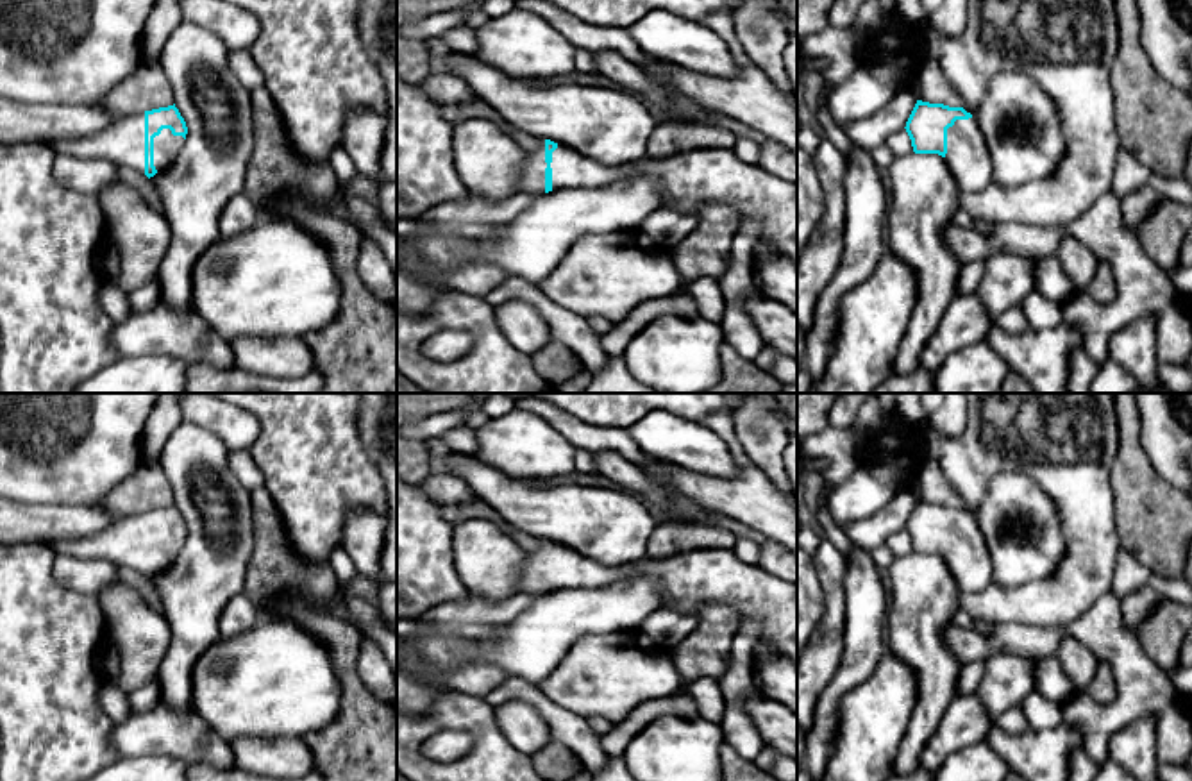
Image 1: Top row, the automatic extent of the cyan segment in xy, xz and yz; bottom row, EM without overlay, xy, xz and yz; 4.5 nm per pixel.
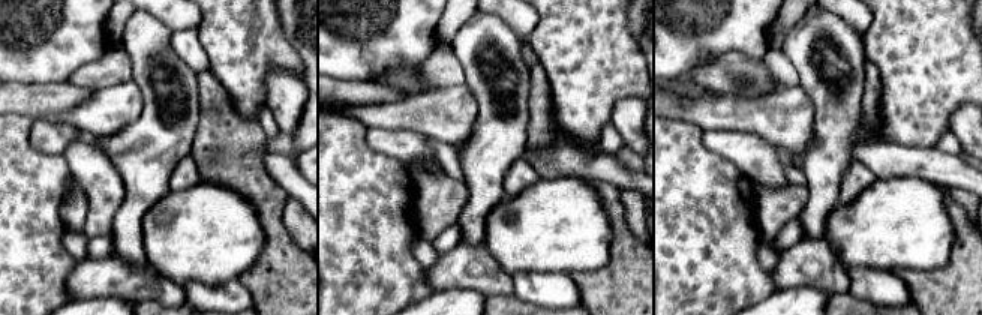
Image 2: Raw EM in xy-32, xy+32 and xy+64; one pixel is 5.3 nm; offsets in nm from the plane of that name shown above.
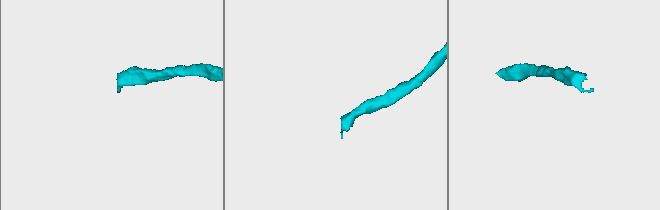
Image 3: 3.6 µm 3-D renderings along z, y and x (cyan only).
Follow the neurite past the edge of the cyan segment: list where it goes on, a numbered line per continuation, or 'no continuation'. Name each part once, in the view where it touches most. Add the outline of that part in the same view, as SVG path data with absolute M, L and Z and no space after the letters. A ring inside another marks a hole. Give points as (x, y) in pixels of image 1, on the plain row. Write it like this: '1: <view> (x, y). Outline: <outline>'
1: xz (531, 579). Outline: M538 540L534 550L525 552L525 561L518 579L516 593L545 593L545 540Z

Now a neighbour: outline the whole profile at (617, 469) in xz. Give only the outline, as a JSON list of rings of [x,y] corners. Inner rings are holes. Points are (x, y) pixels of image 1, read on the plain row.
[[[602,450],[593,454],[595,466],[618,488],[636,495],[642,500],[651,500],[665,511],[672,511],[677,499],[670,488],[656,477],[645,474],[640,466],[627,461],[624,456]]]

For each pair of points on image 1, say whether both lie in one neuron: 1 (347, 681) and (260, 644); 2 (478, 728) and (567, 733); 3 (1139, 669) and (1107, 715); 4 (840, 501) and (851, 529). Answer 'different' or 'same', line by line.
1: different
2: different
3: same
4: different

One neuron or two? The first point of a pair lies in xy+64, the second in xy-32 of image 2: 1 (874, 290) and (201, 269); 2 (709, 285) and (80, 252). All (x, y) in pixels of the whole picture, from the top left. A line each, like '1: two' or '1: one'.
1: two
2: two

